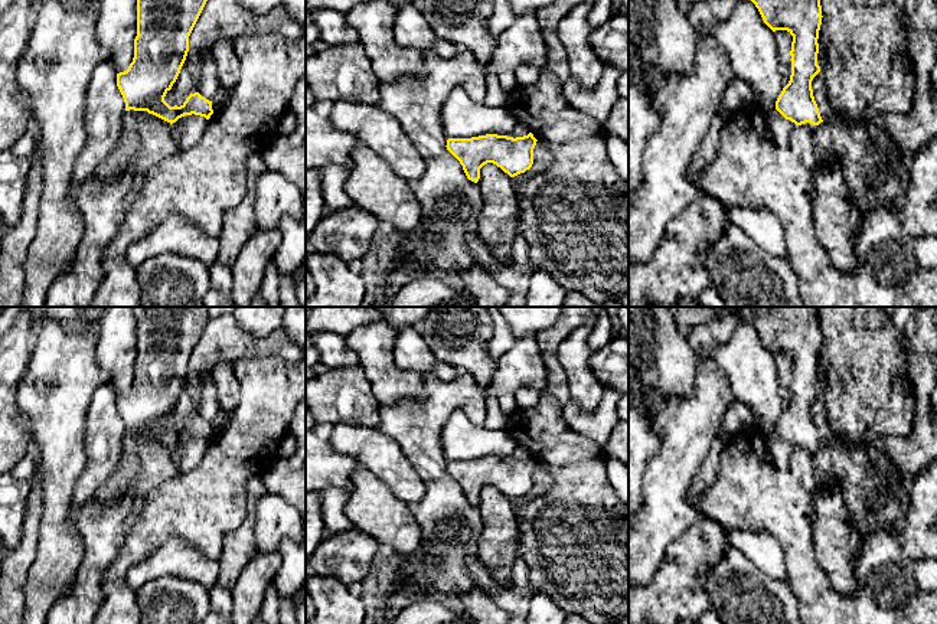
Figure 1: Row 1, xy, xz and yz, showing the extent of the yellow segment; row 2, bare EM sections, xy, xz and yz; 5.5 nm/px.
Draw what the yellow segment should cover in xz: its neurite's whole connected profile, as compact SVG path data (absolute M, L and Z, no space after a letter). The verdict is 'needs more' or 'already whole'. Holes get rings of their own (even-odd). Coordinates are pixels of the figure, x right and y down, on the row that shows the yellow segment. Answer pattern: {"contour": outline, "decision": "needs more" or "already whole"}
{"contour": "M516 122L507 135L448 138L445 147L460 161L467 179L477 183L480 169L487 163L496 164L510 177L529 170L533 164L536 141L525 124Z", "decision": "needs more"}

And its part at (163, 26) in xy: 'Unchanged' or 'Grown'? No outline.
Grown

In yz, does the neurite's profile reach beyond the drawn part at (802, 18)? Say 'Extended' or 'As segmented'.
Extended

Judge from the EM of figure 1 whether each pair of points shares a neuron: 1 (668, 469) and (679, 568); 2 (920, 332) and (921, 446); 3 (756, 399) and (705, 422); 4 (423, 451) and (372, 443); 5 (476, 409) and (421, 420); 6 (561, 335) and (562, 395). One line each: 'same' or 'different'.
1: different
2: same
3: different
4: different
5: same
6: same

